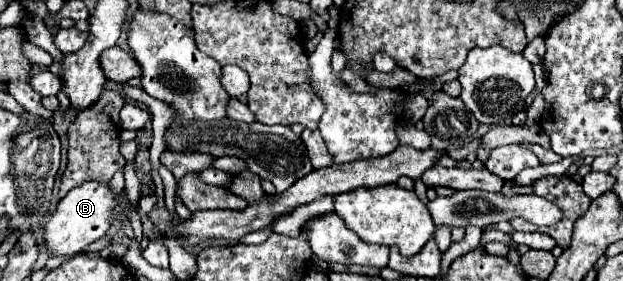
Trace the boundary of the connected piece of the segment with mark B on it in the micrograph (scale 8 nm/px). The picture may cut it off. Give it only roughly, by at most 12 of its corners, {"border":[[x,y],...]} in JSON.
{"border":[[108,184],[70,190],[44,226],[50,258],[102,238],[120,196]]}

